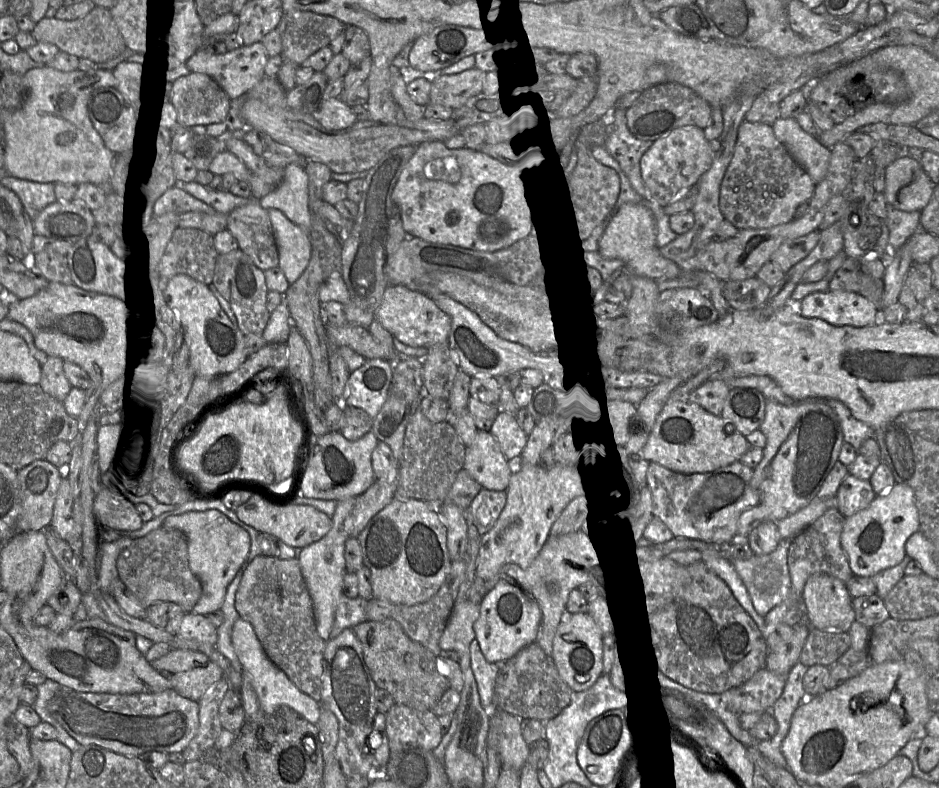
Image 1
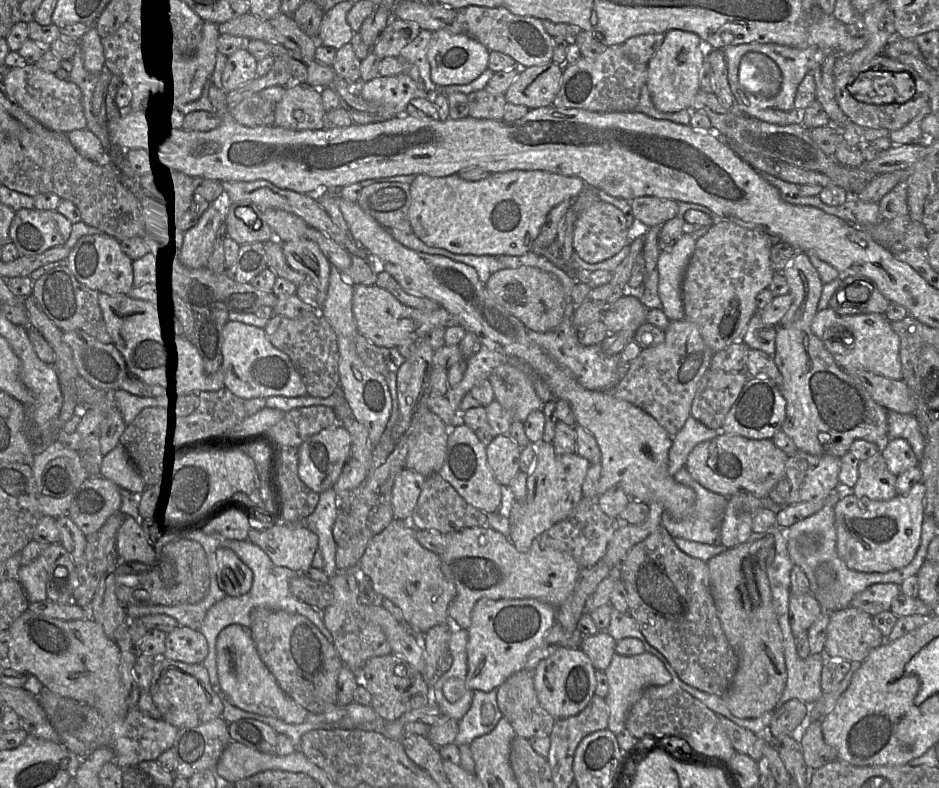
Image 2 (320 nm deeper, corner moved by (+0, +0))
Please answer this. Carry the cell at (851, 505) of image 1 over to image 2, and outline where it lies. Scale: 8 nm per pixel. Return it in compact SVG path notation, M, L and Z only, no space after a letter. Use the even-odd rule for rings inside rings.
M880 450L859 462L858 479L849 494L857 498L888 501L897 495L896 481L897 476L889 471Z

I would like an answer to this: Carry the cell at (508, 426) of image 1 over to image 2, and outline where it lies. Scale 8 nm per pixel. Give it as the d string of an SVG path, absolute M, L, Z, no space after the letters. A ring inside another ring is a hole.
M508 434L495 436L487 446L488 465L504 489L507 489L521 471L521 449Z

